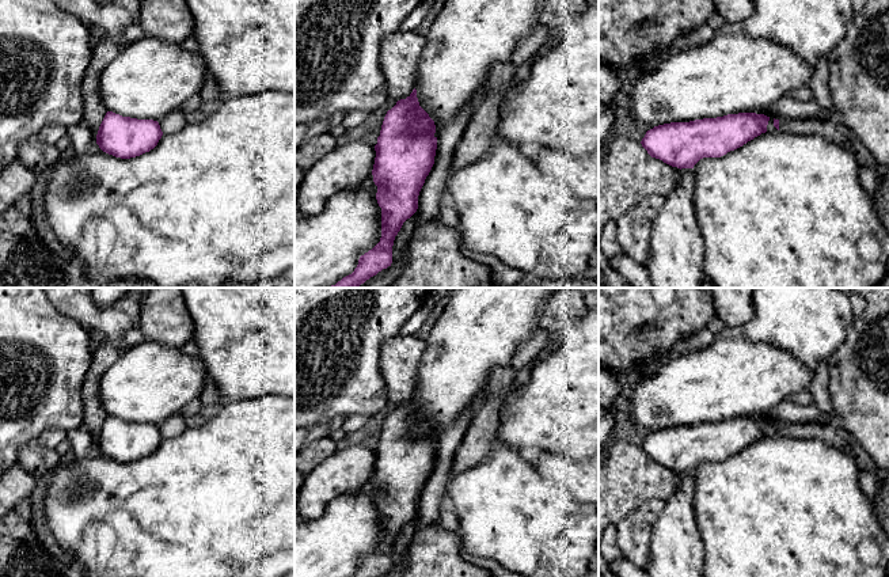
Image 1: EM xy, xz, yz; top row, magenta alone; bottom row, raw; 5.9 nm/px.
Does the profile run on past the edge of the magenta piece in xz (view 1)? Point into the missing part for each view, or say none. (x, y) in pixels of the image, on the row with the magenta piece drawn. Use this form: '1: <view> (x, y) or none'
1: none

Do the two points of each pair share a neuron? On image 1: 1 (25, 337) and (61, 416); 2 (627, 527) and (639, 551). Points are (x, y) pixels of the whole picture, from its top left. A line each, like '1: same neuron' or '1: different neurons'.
1: same neuron
2: same neuron

